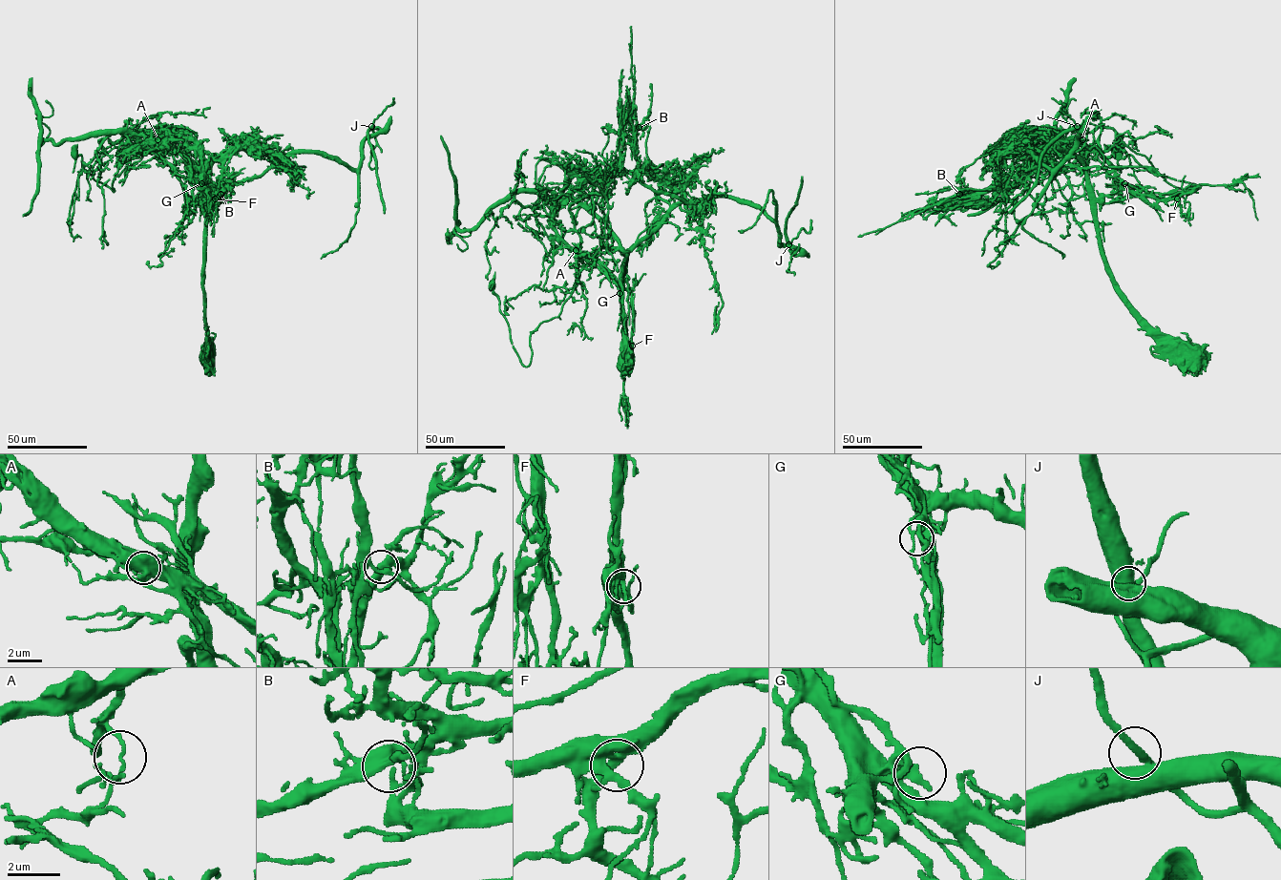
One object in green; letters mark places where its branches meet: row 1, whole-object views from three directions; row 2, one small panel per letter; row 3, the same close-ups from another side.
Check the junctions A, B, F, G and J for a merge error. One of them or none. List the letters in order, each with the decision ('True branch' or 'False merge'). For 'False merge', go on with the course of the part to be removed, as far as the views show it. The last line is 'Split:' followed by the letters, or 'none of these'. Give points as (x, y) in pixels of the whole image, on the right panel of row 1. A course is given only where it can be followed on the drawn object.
A: False merge. Course of the part to remove: (1081, 139), (1084, 132), (1110, 128), (1165, 181), (1198, 189), (1152, 173), (1103, 144)
B: True branch
F: True branch
G: True branch
J: True branch
Split: A

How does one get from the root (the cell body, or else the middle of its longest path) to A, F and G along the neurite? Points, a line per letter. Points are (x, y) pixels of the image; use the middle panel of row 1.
A: (625, 362), (620, 271), (626, 264), (627, 288), (620, 288), (598, 263), (577, 246), (576, 250)
F: (625, 362), (623, 362), (625, 322), (620, 287), (620, 271), (625, 263), (627, 289), (631, 295), (632, 345)
G: (625, 362), (623, 362), (625, 322), (620, 287), (620, 271), (625, 263), (627, 288), (619, 293)

